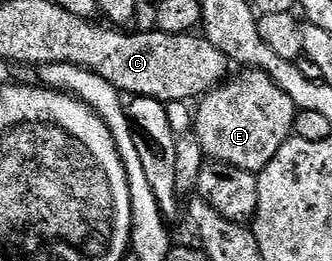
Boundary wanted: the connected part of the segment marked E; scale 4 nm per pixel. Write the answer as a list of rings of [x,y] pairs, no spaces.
[[[243,69],[238,73],[240,75],[232,74],[226,82],[198,100],[199,112],[195,115],[193,133],[199,138],[203,154],[208,160],[237,165],[237,169],[258,173],[265,169],[265,165],[269,165],[269,161],[273,161],[277,149],[281,149],[281,145],[285,145],[285,141],[292,138],[297,108],[264,71]]]

